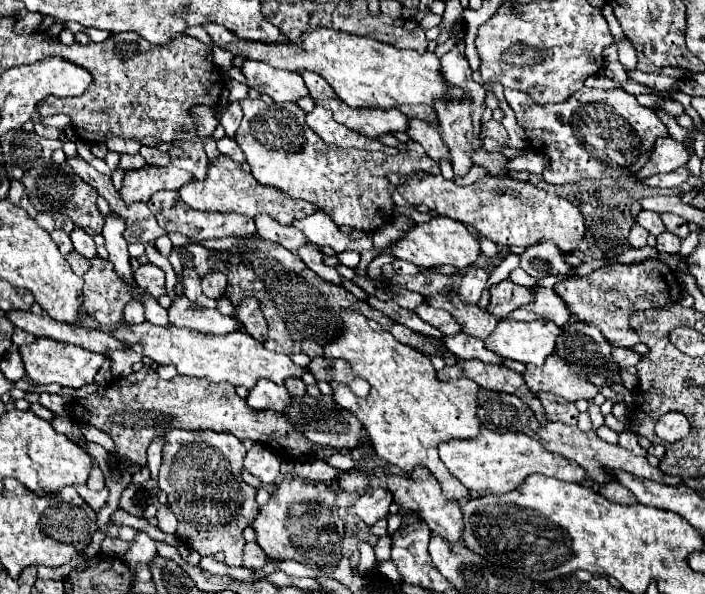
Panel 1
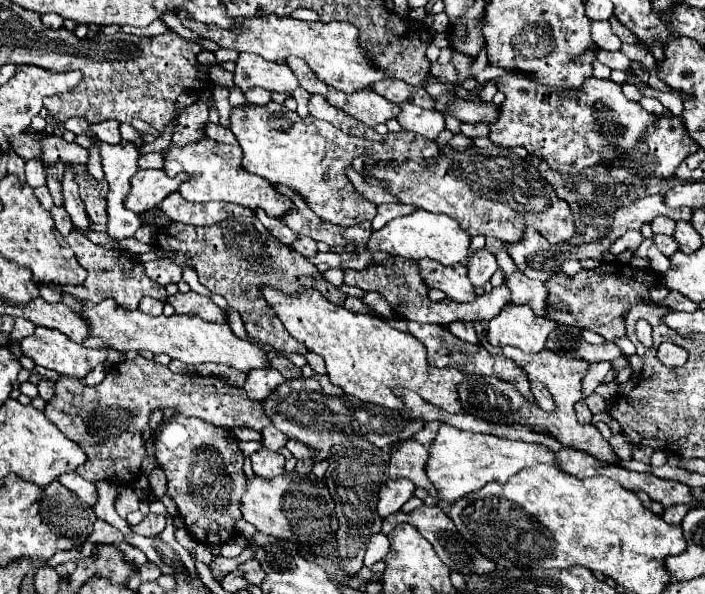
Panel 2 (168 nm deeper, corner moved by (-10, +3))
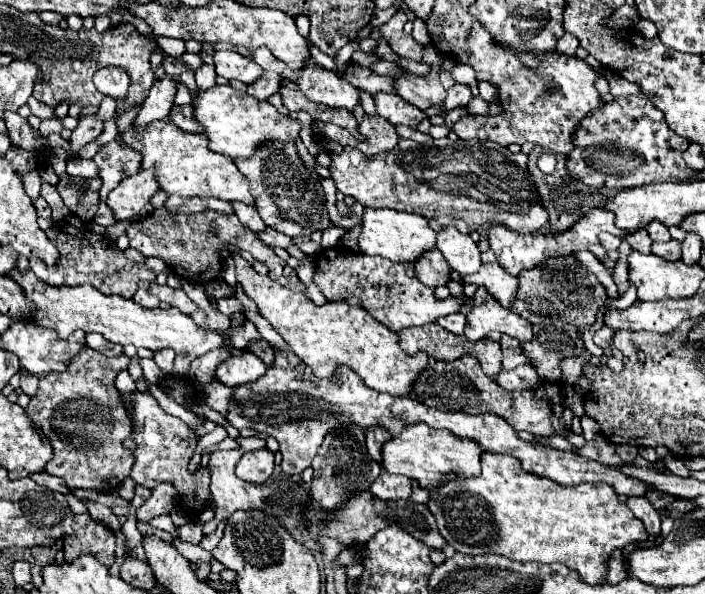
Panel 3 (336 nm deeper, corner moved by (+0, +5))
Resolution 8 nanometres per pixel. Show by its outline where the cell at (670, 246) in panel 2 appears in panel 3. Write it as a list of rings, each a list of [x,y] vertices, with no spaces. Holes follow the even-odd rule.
[[[637,229],[633,235],[629,233],[627,237],[625,237],[625,241],[631,245],[631,249],[635,249],[635,251],[641,251],[641,253],[645,253],[645,255],[649,255],[651,253],[651,239],[649,239],[649,233],[645,231],[645,229]]]

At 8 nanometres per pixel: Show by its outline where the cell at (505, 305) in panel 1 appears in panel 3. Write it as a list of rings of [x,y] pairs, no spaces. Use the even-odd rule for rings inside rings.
[[[321,249],[315,255],[313,283],[327,301],[357,297],[363,309],[367,309],[379,323],[395,333],[403,327],[433,323],[443,315],[457,313],[463,305],[463,301],[457,297],[437,299],[433,287],[421,285],[421,281],[417,281],[413,263],[393,263],[381,257],[365,257],[363,253],[353,253],[349,249]]]

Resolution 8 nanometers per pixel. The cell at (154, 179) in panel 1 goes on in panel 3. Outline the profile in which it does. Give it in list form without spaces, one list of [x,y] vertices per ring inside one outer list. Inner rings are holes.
[[[139,171],[131,177],[125,177],[107,197],[107,205],[113,211],[117,221],[133,219],[139,215],[143,205],[159,191],[159,185],[149,171]]]

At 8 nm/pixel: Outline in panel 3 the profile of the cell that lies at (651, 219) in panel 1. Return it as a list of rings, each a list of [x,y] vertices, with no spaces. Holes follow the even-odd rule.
[[[653,221],[653,225],[647,225],[647,233],[651,235],[651,241],[669,241],[671,233],[665,225],[657,225],[657,221]]]

